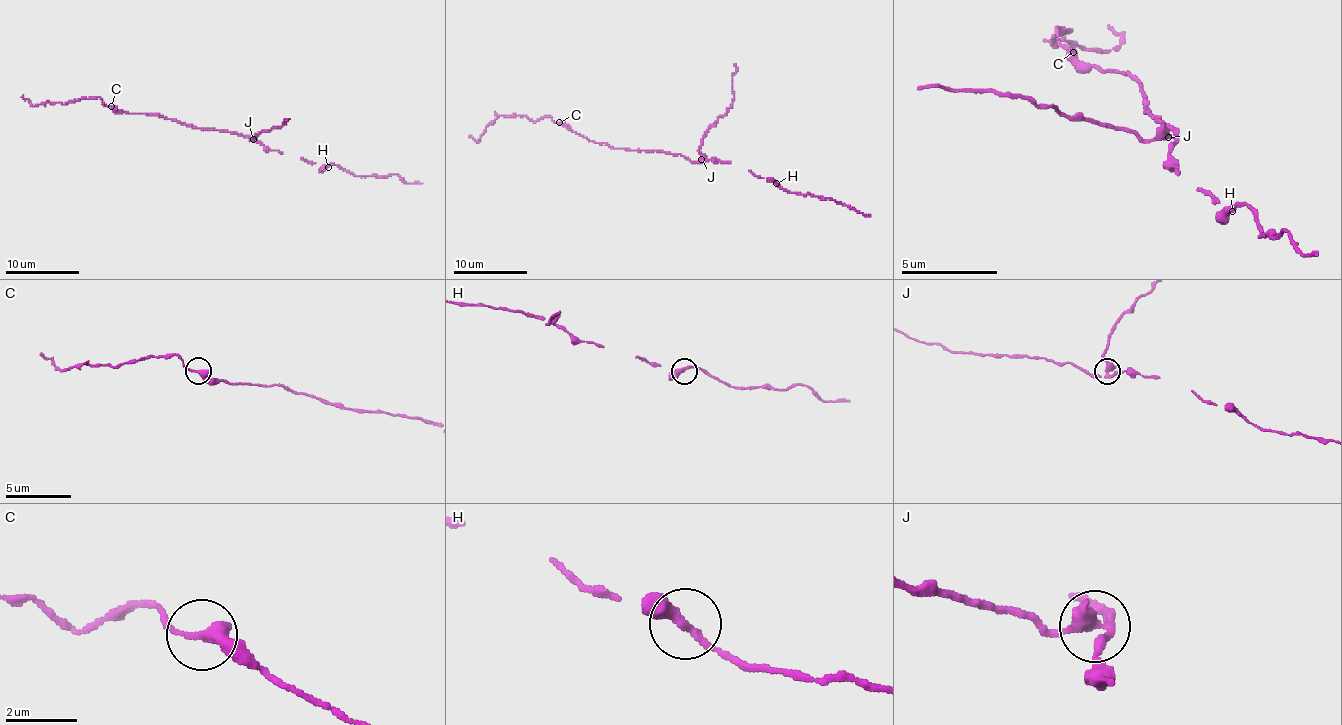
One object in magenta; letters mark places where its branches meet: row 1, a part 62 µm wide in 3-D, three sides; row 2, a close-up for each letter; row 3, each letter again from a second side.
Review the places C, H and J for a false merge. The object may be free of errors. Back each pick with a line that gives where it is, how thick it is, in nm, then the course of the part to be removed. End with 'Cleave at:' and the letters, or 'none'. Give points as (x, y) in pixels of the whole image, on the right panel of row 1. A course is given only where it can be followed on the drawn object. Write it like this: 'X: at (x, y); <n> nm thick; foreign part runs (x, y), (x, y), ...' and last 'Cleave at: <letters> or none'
J: at (1168, 137); 280 nm thick; foreign part runs (1169, 138), (1136, 138), (1005, 90), (919, 90)
Cleave at: J

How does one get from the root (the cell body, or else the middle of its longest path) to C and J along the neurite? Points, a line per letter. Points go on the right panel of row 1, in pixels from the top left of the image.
C: (1150, 114), (1145, 109), (1140, 85), (1131, 76), (1121, 71), (1102, 71), (1097, 66), (1087, 66), (1073, 52)
J: (1150, 114), (1174, 133), (1169, 138)

